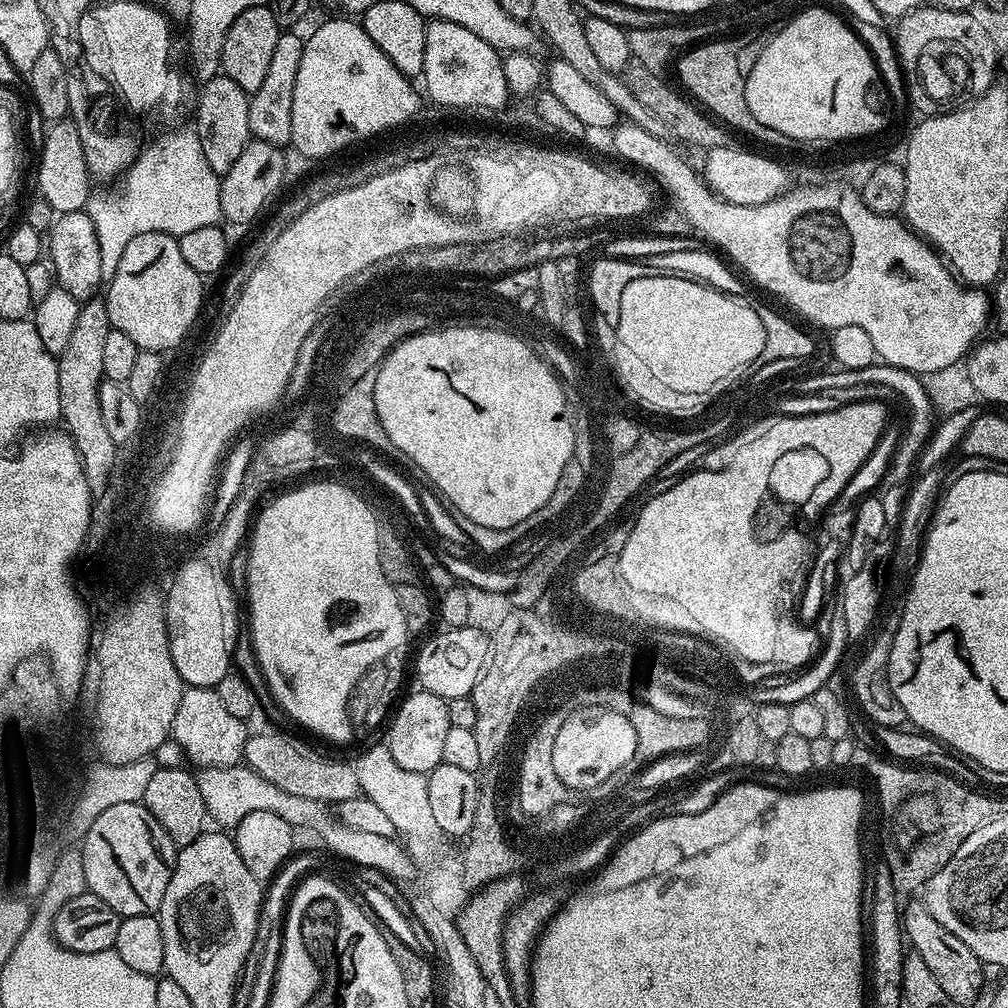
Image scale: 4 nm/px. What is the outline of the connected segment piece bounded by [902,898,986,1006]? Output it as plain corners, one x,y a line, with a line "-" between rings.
923,899
909,900
912,901
908,905
905,903
902,908
902,931
911,951
917,952
922,962
930,966
930,974
938,978
938,986
942,986
942,990
946,990
946,994
950,994
954,1002
962,1006
974,1003
984,988
985,965
981,964
974,950
966,946
966,942
950,934
950,930
946,930
946,926
942,926
942,922
938,922
938,918
930,914
930,910
926,910

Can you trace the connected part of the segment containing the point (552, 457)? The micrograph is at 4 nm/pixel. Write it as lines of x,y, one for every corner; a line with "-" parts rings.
461,327
449,328
438,333
435,338
412,340
411,346
405,346
397,355
390,357
388,363
383,363
384,372
380,372
380,416
384,416
384,424
388,424
388,432
392,432
392,440
416,456
428,472
432,472
432,480
464,508
463,514
472,516
479,521
479,526
494,530
506,530
510,526
518,526
518,522
526,522
530,514
542,510
546,502
550,502
550,494
554,494
554,486
558,486
558,478
562,478
562,470
566,470
566,461
574,450
575,430
573,417
565,400
564,384
558,379
556,372
537,353
531,343
524,343
511,331
500,331
492,328

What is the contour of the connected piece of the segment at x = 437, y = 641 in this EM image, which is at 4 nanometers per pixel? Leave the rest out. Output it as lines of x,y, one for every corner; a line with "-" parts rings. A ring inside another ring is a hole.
465,626
441,630
432,636
420,648
416,656
416,676
420,679
419,687
425,692
441,696
448,701
450,698
462,698
472,695
472,687
478,682
484,665
488,663
489,633
480,628

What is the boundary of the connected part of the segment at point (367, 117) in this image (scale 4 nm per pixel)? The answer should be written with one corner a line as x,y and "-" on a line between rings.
344,18
348,20
328,20
325,24
320,24
304,41
304,49
302,50
302,62
298,65
298,82
294,82
294,110
292,111
292,144
304,155
311,158
318,156
332,156
335,152
340,152
343,148
348,148
351,144
356,144
359,140
368,140
371,136
379,137
381,134
391,133
393,130
399,129
400,124
413,121
415,111
422,106
422,96
412,89
413,81
409,77
404,76
398,70
398,66
394,66
394,62
390,62
390,58
386,58
386,54
382,54
382,50
378,50
378,46
374,46
374,42
370,42
370,34
366,34
363,23
354,21
352,18

